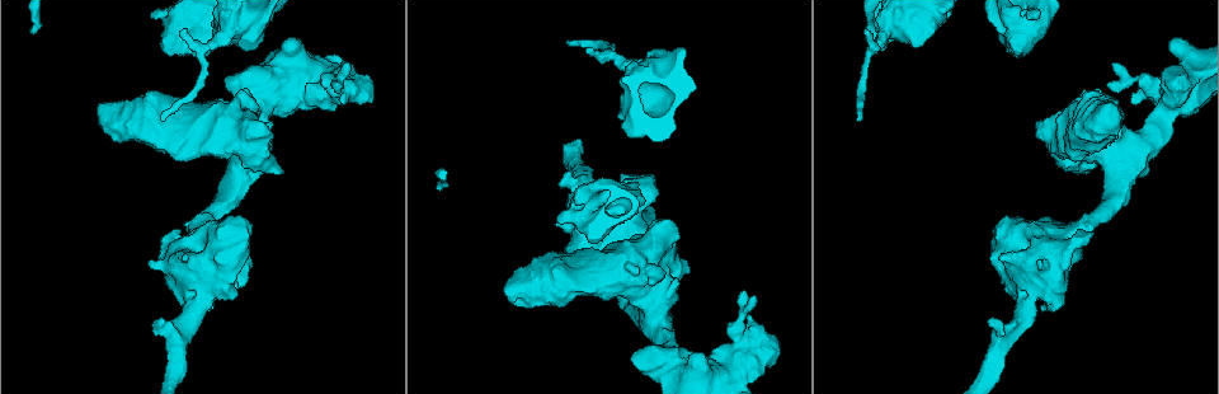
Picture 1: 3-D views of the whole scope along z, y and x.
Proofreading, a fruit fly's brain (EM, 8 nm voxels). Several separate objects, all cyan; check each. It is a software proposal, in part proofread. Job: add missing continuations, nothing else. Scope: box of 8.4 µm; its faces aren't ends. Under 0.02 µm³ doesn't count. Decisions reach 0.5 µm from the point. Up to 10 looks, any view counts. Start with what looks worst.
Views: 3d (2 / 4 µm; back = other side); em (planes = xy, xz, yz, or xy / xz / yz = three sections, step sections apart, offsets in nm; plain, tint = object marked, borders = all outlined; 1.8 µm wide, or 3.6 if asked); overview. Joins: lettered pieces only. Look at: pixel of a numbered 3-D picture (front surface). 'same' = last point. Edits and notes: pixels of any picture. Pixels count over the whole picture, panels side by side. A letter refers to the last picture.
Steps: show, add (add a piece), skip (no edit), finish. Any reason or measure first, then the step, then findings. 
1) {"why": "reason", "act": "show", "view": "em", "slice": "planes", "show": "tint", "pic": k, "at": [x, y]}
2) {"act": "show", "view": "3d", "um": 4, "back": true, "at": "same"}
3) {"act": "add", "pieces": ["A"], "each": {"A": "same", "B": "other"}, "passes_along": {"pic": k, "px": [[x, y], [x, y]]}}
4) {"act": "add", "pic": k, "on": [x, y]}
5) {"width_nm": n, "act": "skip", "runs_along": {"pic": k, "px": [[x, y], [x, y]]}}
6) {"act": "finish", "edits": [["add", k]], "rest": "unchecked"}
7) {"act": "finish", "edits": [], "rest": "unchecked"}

{"why": "branch stops here", "act": "show", "view": "3d", "um": 4, "pic": 1, "at": [866, 34]}

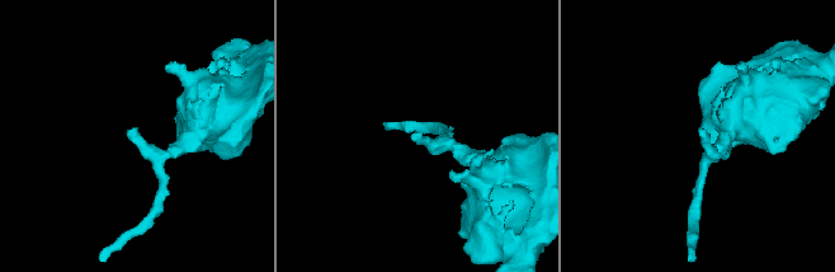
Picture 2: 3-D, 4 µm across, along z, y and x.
{"why": "need the tissue", "act": "show", "view": "em", "slice": "planes", "show": "tint", "pic": 2, "at": [698, 129]}

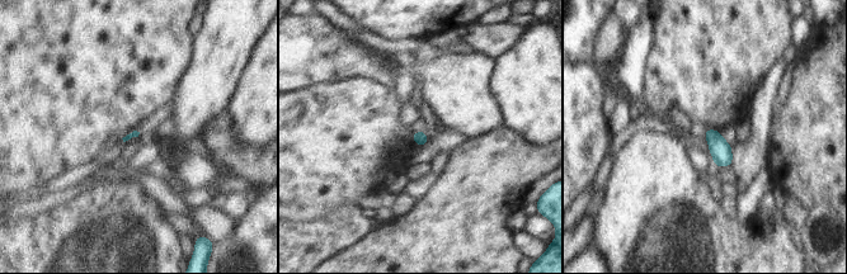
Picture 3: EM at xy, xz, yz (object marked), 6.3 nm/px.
{"why": "see the neighbours", "act": "show", "view": "em", "slice": "planes", "show": "borders", "at": "same"}

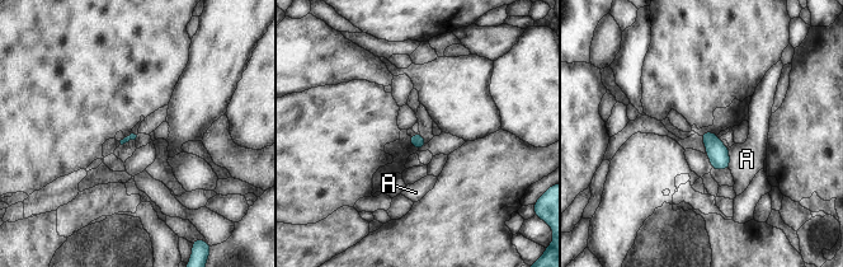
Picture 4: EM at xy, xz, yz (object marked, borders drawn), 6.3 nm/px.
{"act": "skip", "each": {"A": "other"}, "border": {"pic": 4, "px": [[728, 148], [730, 157]]}, "found": "no lettered piece goes on from it"}

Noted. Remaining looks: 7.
{"why": "free end", "act": "show", "view": "em", "slice": "planes", "show": "plain", "pic": 1, "at": [170, 233]}

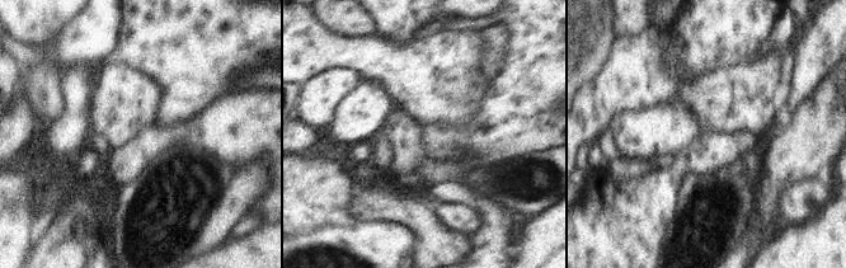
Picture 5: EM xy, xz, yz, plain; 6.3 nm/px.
{"why": "with the object marked", "act": "show", "view": "em", "slice": "planes", "show": "tint", "at": "same"}

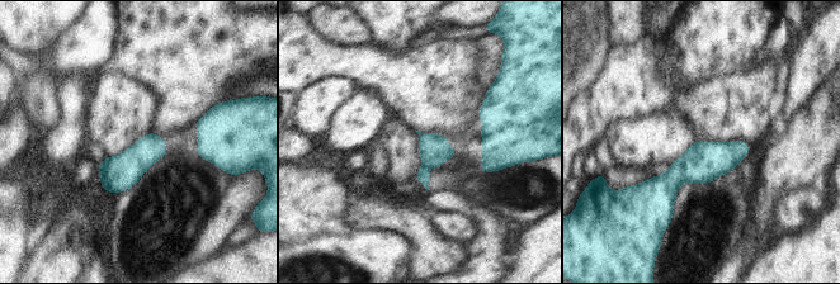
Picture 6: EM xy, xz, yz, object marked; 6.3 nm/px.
{"why": "what lies round it", "act": "show", "view": "em", "slice": "planes", "show": "borders", "at": "same"}

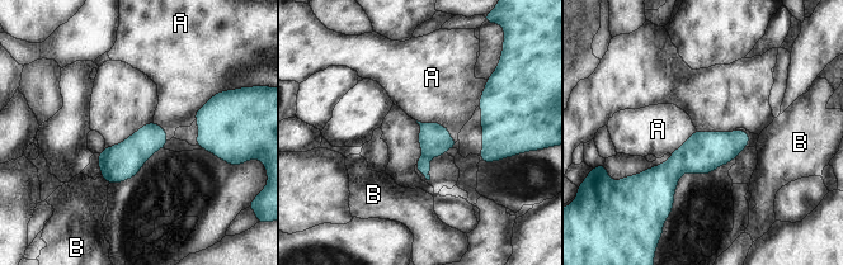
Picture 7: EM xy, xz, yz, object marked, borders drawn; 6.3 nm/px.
{"act": "skip", "each": {"A": "other", "B": "other"}, "border": {"pic": 7, "px": [[417, 119], [442, 124], [456, 141]]}, "found": "none of them fits"}

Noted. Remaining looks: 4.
{"why": "branch stops here", "act": "show", "view": "3d", "um": 4, "pic": 1, "at": [340, 86]}

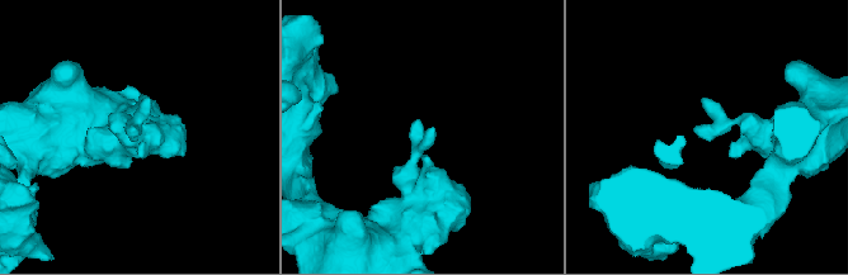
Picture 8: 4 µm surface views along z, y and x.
{"act": "show", "view": "em", "slice": "yz", "step": 16, "show": "borders", "pic": 8, "at": [134, 132]}

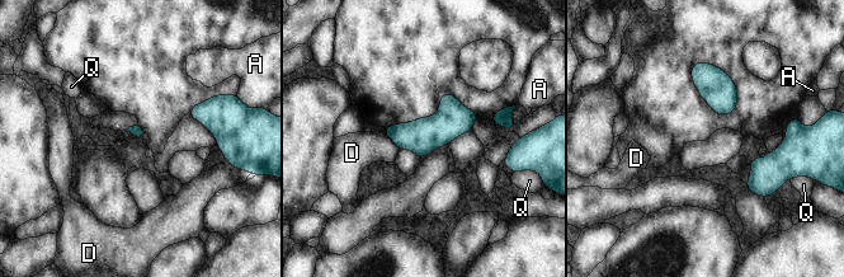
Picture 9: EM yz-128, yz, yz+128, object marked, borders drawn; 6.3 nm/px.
{"act": "show", "view": "em", "slice": "planes", "show": "borders", "at": "same"}

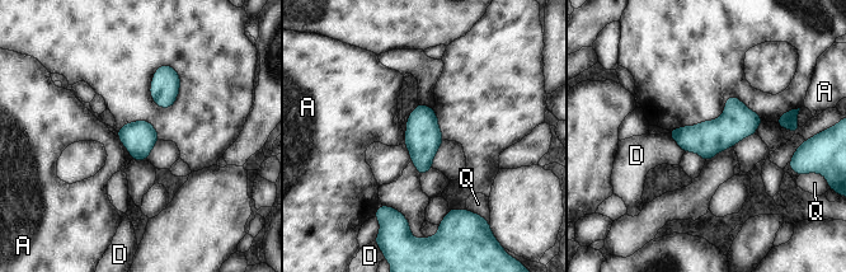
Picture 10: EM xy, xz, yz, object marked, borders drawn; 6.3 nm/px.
{"width_nm": 220, "act": "skip", "each": {"A": "other", "D": "other", "Q": "other"}, "border": {"pic": 10, "px": [[381, 205], [375, 214]]}, "found": "none of them fits"}

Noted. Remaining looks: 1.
{"why": "stops while still wide", "act": "show", "view": "em", "slice": "planes", "show": "borders", "pic": 1, "at": [560, 181]}

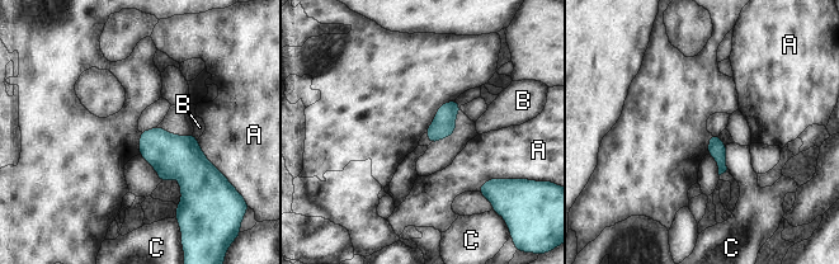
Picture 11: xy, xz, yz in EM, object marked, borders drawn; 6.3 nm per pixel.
{"act": "skip", "each": {"A": "other", "B": "other", "C": "other"}, "border": {"pic": 11, "px": [[725, 145], [725, 165], [727, 168]]}, "found": "no lettered piece goes on from it"}

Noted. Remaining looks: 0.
{"act": "finish", "edits": [], "rest": "unchecked"}

